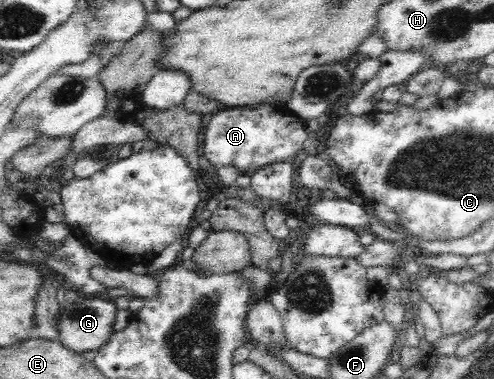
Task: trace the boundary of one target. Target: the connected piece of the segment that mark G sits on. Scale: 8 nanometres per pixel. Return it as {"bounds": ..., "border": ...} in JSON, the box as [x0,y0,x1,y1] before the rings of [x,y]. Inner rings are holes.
{"bounds":[57,296,116,355],"border":[[[81,296],[73,303],[67,302],[57,313],[57,341],[77,354],[82,355],[83,352],[91,350],[97,351],[97,347],[101,348],[101,345],[105,345],[109,335],[114,333],[114,331],[111,331],[111,325],[115,322],[116,312],[116,305],[109,303],[109,301],[103,301],[103,299]]]}

